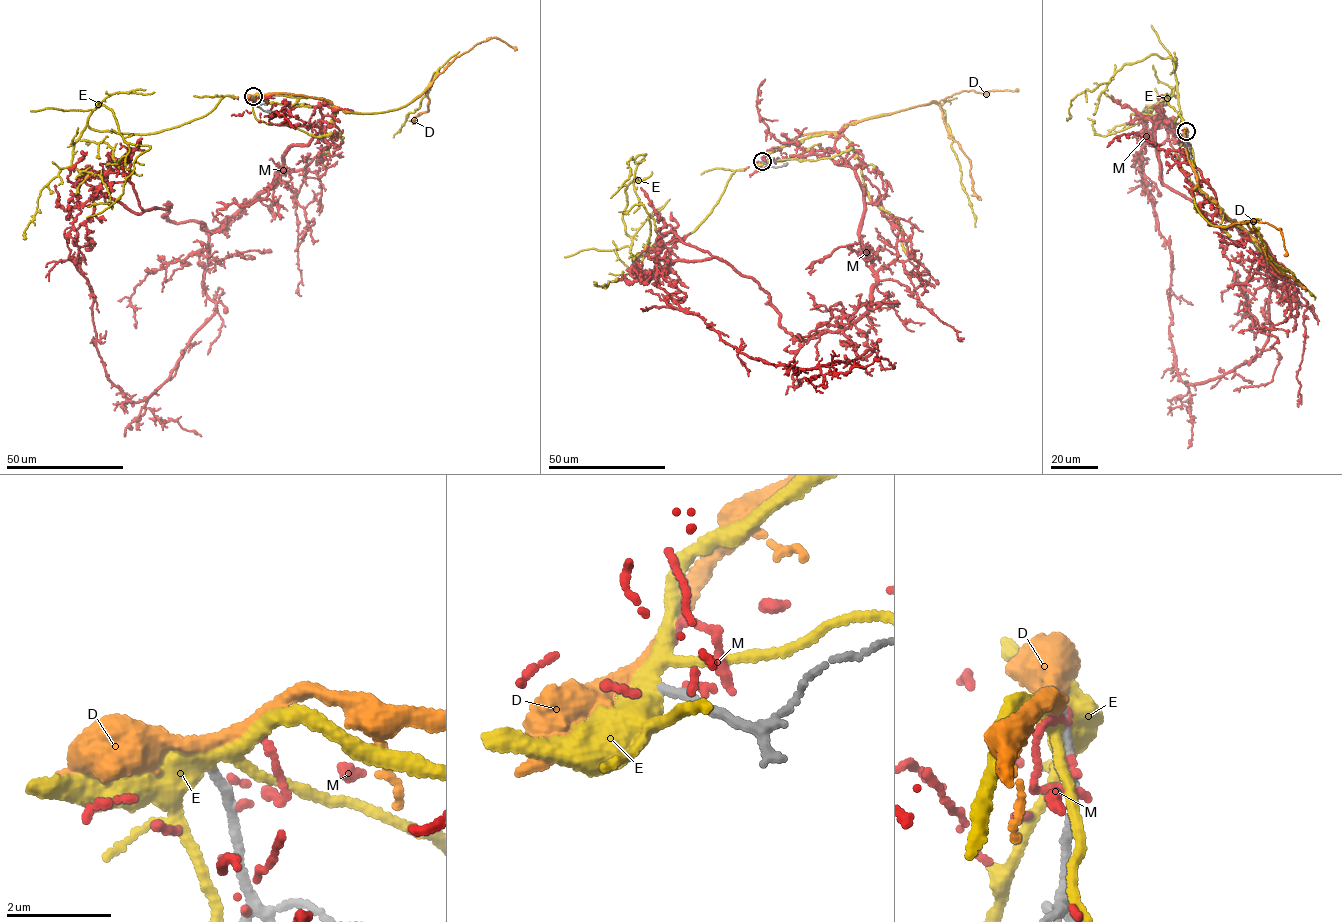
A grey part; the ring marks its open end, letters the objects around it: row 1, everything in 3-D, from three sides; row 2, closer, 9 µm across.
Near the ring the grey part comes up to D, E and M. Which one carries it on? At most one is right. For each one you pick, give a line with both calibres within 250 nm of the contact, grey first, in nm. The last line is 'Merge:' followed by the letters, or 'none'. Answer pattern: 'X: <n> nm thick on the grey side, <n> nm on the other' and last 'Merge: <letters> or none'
D: 160 nm thick on the grey side, 320 nm on the other
Merge: D

